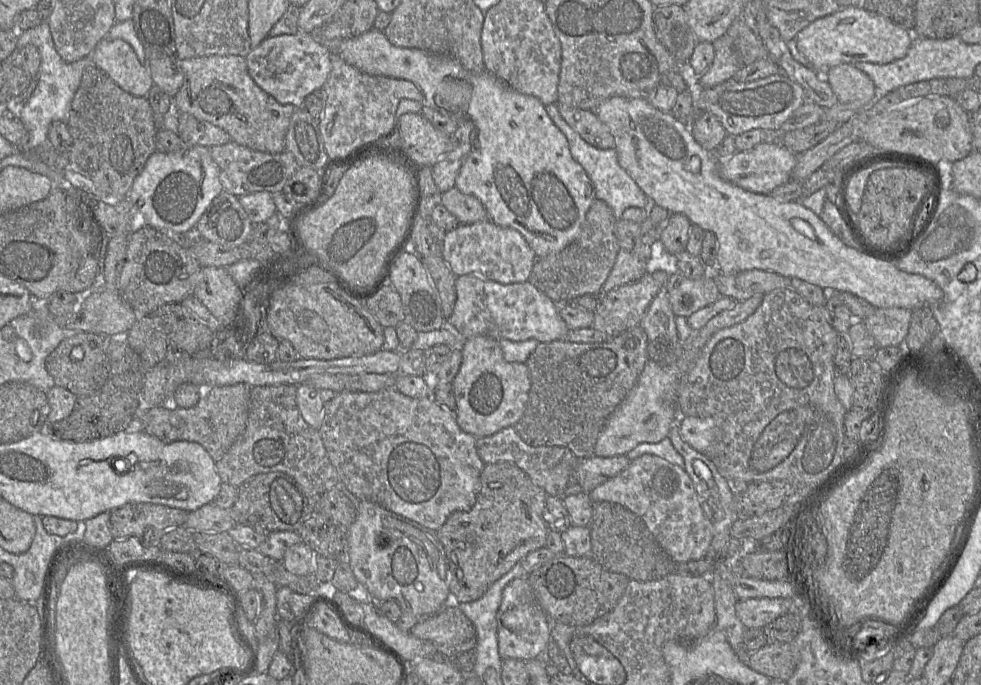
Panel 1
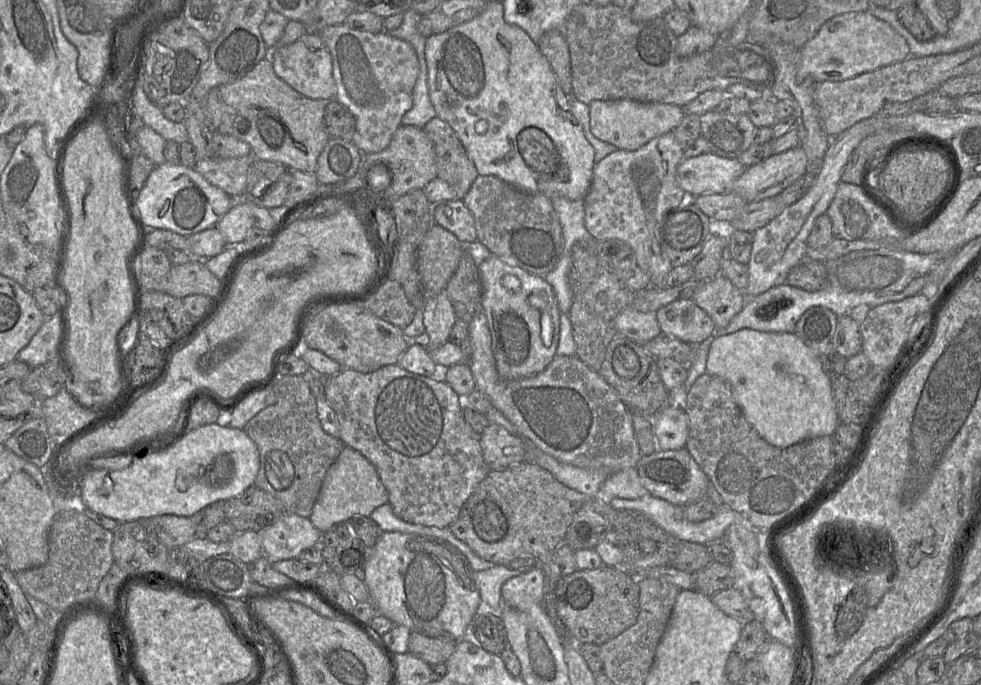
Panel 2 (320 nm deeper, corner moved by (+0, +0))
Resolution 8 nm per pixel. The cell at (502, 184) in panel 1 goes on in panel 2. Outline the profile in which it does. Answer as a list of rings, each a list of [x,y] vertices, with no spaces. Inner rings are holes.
[[[488,2],[485,10],[474,19],[444,32],[429,36],[425,43],[425,59],[427,64],[429,98],[437,113],[437,117],[446,121],[456,132],[479,175],[496,176],[520,190],[529,193],[540,193],[550,199],[554,197],[565,197],[570,200],[585,198],[593,178],[593,168],[595,166],[594,149],[586,139],[582,125],[572,115],[569,106],[570,97],[561,89],[547,58],[540,52],[537,44],[523,29],[505,22],[502,2]]]

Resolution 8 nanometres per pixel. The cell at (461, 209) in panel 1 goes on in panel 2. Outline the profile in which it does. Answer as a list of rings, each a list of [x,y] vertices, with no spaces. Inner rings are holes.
[[[479,175],[462,201],[473,214],[477,241],[492,255],[542,278],[556,268],[562,258],[564,239],[550,198],[520,190],[493,175]]]

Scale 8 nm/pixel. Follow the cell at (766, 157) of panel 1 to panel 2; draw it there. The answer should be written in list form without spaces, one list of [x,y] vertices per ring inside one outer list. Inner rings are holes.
[[[712,153],[683,158],[677,167],[676,181],[689,196],[726,193],[745,171],[738,158],[724,158]]]

